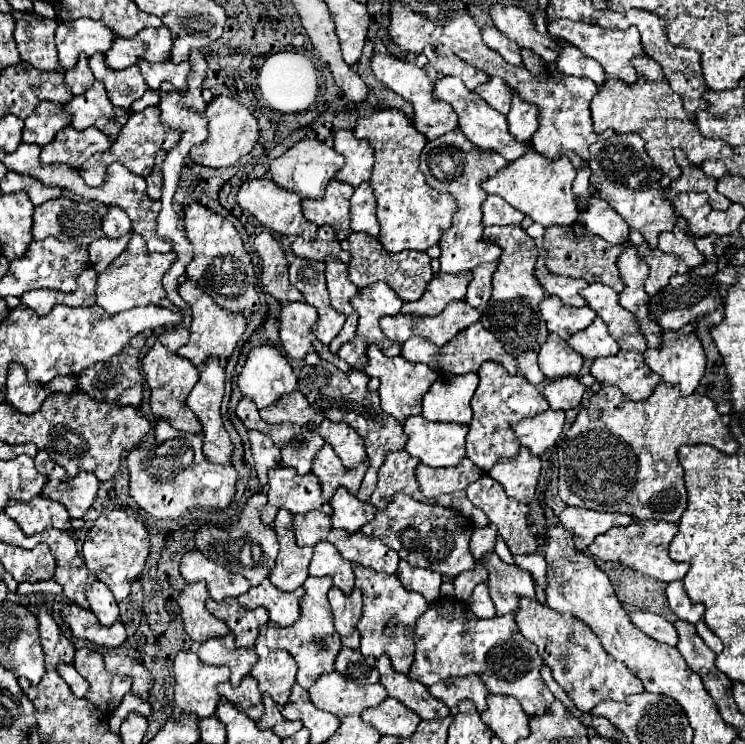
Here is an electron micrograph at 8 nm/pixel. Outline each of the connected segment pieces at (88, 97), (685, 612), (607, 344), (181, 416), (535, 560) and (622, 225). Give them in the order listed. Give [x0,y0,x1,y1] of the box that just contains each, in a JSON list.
[[66,82,130,142],[666,582,706,624],[568,318,618,360],[142,328,202,434],[514,552,546,590],[578,198,628,244]]

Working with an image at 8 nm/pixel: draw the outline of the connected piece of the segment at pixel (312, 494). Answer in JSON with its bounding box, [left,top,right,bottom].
[262,468,332,526]

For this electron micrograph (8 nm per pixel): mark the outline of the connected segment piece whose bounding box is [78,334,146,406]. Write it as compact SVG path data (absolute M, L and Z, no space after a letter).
M144 334L134 336L128 342L128 348L124 348L120 354L116 354L108 362L98 362L90 366L86 372L78 374L80 392L88 392L88 396L94 396L96 400L116 400L122 406L140 406L142 402L142 374L140 374L140 350L146 342Z

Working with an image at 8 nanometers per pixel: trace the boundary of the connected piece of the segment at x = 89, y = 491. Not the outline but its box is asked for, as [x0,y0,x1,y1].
[34,450,100,518]

